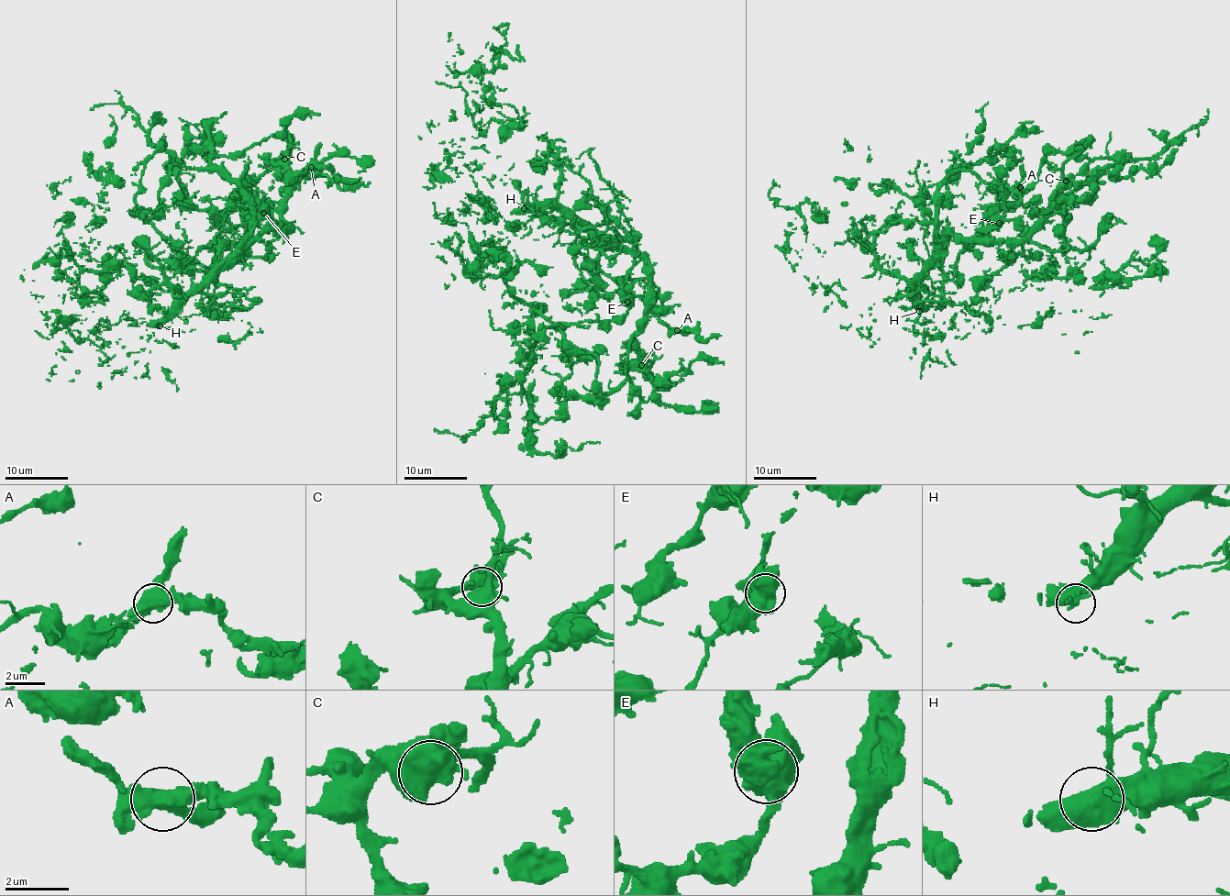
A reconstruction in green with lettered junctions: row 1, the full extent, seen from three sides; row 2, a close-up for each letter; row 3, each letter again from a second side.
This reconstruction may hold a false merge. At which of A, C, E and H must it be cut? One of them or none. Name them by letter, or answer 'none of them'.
E

